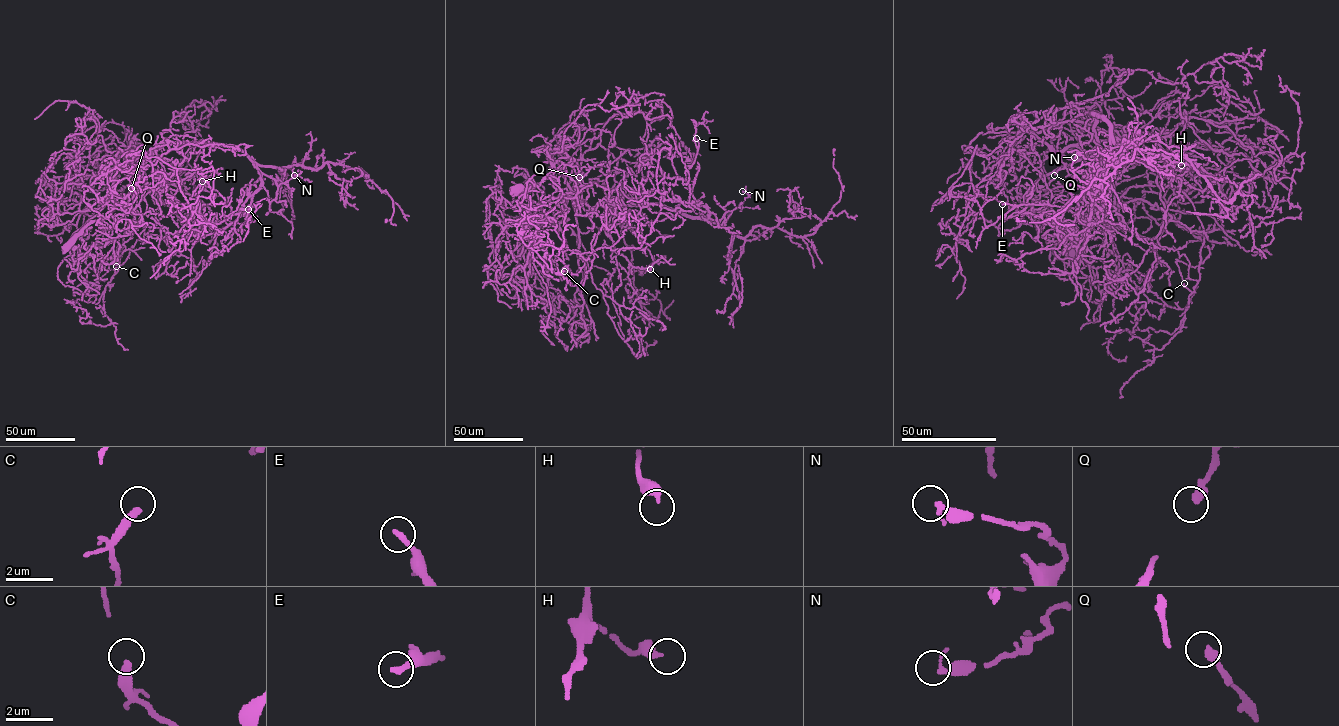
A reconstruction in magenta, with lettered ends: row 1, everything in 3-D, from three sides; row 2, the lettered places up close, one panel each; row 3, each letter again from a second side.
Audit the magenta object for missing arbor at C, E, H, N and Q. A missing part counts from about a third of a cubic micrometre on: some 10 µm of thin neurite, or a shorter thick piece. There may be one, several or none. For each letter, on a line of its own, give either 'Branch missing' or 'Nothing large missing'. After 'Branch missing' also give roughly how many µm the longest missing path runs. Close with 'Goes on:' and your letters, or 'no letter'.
C: Nothing large missing
E: Nothing large missing
H: Nothing large missing
N: Nothing large missing
Q: Nothing large missing
Goes on: no letter

